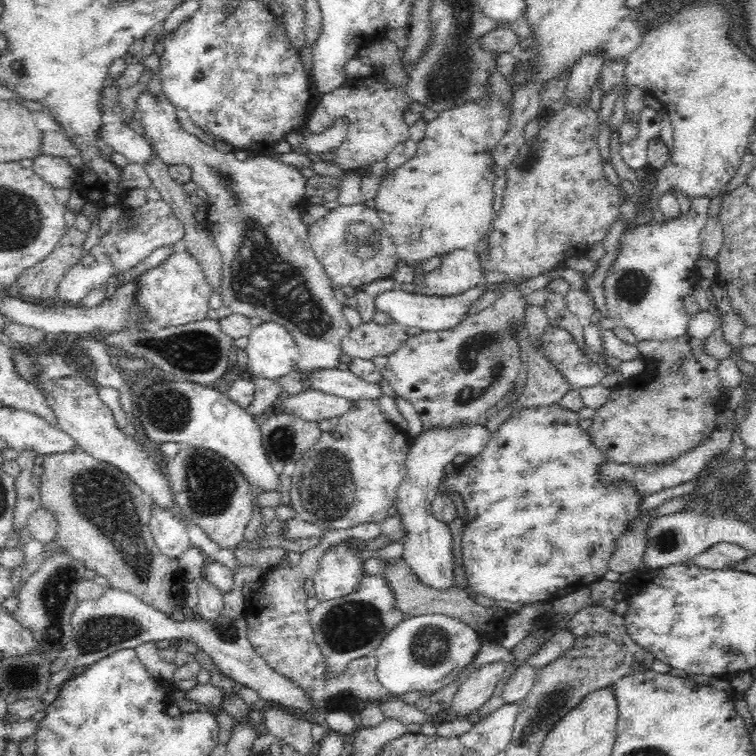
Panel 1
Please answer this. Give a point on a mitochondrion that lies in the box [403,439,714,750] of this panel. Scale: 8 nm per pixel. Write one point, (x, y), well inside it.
(430, 645)

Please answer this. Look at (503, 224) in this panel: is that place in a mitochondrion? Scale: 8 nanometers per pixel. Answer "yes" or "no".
no

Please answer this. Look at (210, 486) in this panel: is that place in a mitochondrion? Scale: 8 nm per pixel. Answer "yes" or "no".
yes

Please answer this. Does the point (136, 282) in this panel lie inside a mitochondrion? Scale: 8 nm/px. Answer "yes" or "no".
no

